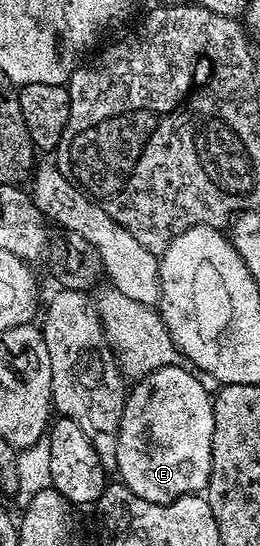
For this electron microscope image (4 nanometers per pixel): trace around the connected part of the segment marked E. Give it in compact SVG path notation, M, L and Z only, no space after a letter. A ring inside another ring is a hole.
M186 365L166 366L138 379L127 395L123 419L119 425L117 474L123 485L150 502L172 502L186 494L206 491L211 475L215 407L212 395L207 395L206 388L194 376ZM165 416L179 416L173 418L179 422L179 426L173 430L175 434L165 438L169 442L167 448L161 448L157 446L155 434L153 438L147 438L147 430L155 432L157 424Z

